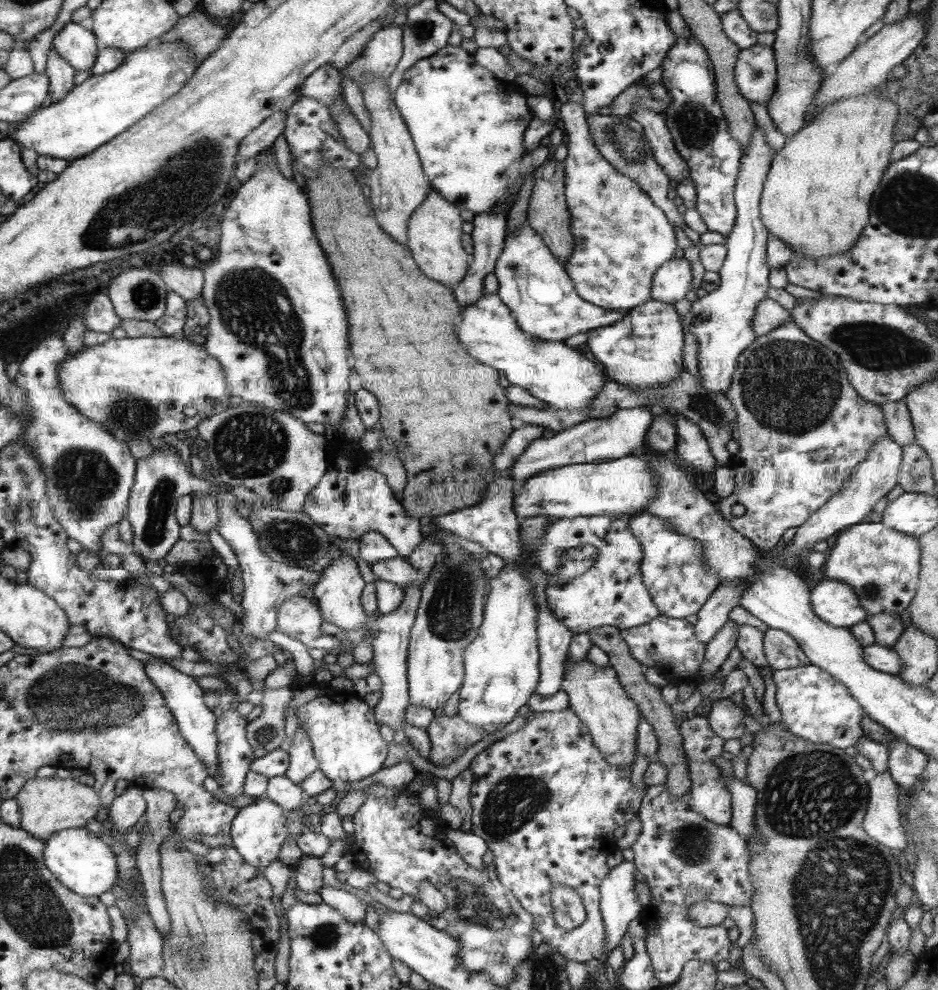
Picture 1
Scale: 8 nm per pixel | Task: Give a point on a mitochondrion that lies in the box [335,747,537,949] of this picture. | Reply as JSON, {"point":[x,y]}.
{"point":[473,902]}

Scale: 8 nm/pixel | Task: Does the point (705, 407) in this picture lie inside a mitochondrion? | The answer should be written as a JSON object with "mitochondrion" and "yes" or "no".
{"mitochondrion":"yes"}

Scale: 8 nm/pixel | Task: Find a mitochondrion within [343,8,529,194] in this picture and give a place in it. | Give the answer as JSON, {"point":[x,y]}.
{"point":[421,32]}

